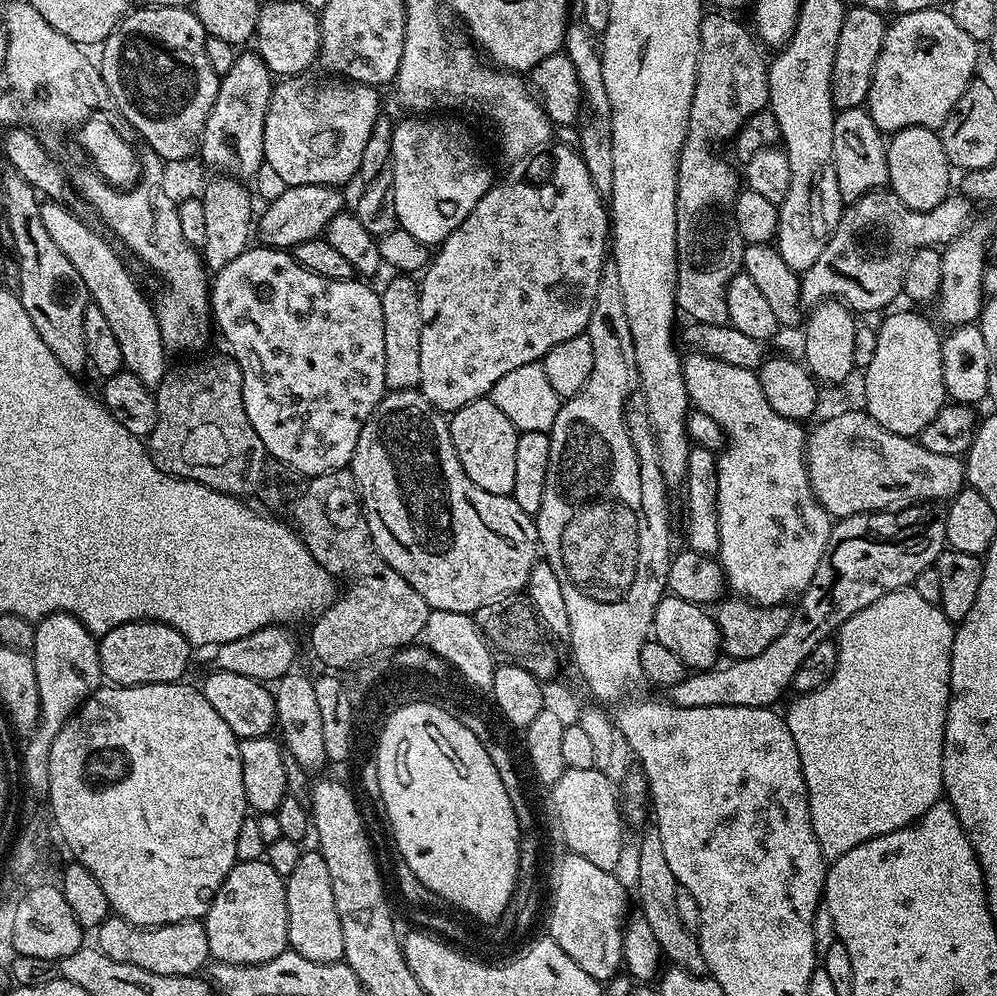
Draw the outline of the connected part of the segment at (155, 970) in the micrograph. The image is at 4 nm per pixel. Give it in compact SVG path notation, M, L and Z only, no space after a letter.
M108 915L95 929L95 947L114 962L126 962L126 966L138 966L138 970L150 970L150 974L163 976L195 976L204 963L209 963L208 939L203 923L199 920L163 924L157 928L143 928L126 918Z

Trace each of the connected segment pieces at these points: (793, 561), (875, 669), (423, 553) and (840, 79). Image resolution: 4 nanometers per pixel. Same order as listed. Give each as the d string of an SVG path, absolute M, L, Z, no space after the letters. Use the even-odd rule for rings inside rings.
M692 350L687 354L689 356L685 355L682 363L689 401L697 409L704 411L711 418L714 418L714 421L718 422L727 437L727 443L719 453L716 461L718 478L718 542L720 543L718 559L720 561L720 568L724 571L724 583L735 595L745 600L751 600L754 604L788 604L789 601L799 597L800 593L806 591L810 586L810 578L814 578L814 570L818 570L818 562L822 562L822 554L826 550L826 542L830 538L834 523L833 517L829 516L828 511L820 505L818 498L814 494L814 490L810 486L808 460L804 456L804 449L806 447L805 425L799 420L784 418L782 414L778 414L772 409L770 402L766 402L766 394L762 394L760 377L756 372L746 370L742 366L732 366L730 362L722 362L718 358L708 356L705 352Z
M915 587L899 588L882 598L878 602L870 602L858 614L850 617L845 624L841 624L835 637L836 665L834 674L820 688L812 692L797 695L796 701L786 711L788 729L794 738L794 746L798 746L798 758L802 762L802 774L808 791L808 805L810 806L810 822L814 826L814 838L818 838L818 846L822 850L825 861L838 859L846 850L854 850L854 846L862 846L862 842L870 842L870 838L878 838L882 834L890 834L899 828L906 828L915 824L921 816L934 806L934 802L941 799L944 791L942 778L942 758L944 757L944 727L948 717L948 699L952 693L950 682L950 666L952 665L952 643L956 637L953 621L946 618L939 604L926 602L917 594Z
M419 390L389 391L385 395L358 434L358 446L354 446L350 471L352 477L356 479L356 489L360 492L360 502L364 505L364 517L370 526L370 538L376 547L377 554L391 568L398 570L398 574L402 574L402 578L406 578L406 582L410 582L410 586L414 586L414 590L418 594L422 594L429 609L458 610L475 614L482 606L492 604L501 598L515 597L527 589L530 570L538 560L535 519L525 514L522 506L518 506L518 502L514 502L511 496L490 494L486 490L474 486L474 482L470 482L470 478L466 478L466 470L462 470L462 462L458 462L458 454L454 450L454 442L448 429L445 413L439 412Z
M855 6L845 11L842 30L838 34L838 46L834 50L832 71L832 102L837 109L859 108L867 101L874 66L878 62L887 29L883 12Z

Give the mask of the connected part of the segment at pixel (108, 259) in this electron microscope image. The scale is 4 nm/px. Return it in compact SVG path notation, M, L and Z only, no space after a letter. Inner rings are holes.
M44 202L40 205L42 223L50 230L50 238L70 262L74 262L74 270L82 274L82 282L86 282L86 290L91 303L106 314L106 322L110 322L110 330L114 330L114 338L118 338L118 346L122 350L124 368L134 378L142 382L142 386L155 390L170 367L170 353L162 342L162 330L158 326L156 310L151 299L140 293L134 277L128 273L120 256L85 222L75 216L62 204Z

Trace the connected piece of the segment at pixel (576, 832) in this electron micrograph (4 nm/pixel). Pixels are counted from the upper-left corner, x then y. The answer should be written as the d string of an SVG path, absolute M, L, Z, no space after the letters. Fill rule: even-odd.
M597 767L590 770L565 768L562 778L551 785L550 792L552 808L560 823L560 836L568 847L567 851L573 856L586 858L586 862L598 866L598 870L614 872L626 837L626 824L622 819L622 804L617 789L616 792L612 789L612 780L607 775L607 771Z

